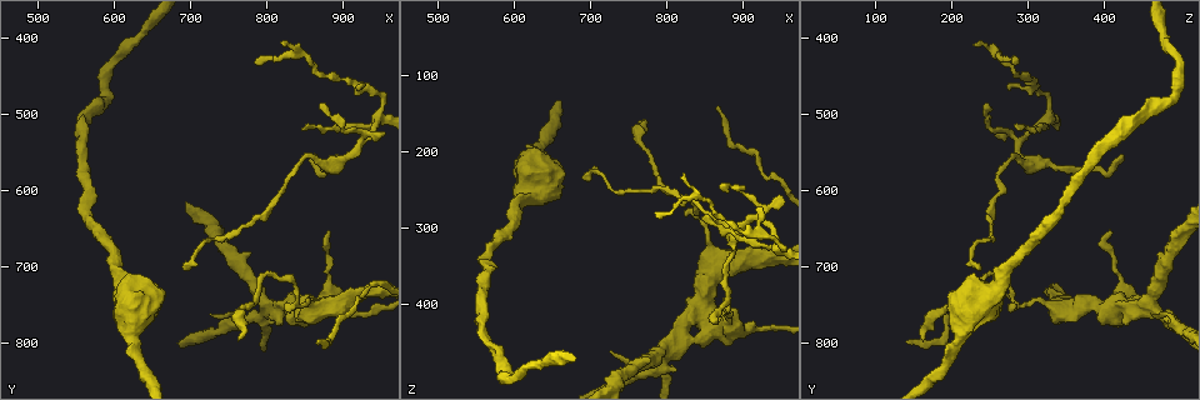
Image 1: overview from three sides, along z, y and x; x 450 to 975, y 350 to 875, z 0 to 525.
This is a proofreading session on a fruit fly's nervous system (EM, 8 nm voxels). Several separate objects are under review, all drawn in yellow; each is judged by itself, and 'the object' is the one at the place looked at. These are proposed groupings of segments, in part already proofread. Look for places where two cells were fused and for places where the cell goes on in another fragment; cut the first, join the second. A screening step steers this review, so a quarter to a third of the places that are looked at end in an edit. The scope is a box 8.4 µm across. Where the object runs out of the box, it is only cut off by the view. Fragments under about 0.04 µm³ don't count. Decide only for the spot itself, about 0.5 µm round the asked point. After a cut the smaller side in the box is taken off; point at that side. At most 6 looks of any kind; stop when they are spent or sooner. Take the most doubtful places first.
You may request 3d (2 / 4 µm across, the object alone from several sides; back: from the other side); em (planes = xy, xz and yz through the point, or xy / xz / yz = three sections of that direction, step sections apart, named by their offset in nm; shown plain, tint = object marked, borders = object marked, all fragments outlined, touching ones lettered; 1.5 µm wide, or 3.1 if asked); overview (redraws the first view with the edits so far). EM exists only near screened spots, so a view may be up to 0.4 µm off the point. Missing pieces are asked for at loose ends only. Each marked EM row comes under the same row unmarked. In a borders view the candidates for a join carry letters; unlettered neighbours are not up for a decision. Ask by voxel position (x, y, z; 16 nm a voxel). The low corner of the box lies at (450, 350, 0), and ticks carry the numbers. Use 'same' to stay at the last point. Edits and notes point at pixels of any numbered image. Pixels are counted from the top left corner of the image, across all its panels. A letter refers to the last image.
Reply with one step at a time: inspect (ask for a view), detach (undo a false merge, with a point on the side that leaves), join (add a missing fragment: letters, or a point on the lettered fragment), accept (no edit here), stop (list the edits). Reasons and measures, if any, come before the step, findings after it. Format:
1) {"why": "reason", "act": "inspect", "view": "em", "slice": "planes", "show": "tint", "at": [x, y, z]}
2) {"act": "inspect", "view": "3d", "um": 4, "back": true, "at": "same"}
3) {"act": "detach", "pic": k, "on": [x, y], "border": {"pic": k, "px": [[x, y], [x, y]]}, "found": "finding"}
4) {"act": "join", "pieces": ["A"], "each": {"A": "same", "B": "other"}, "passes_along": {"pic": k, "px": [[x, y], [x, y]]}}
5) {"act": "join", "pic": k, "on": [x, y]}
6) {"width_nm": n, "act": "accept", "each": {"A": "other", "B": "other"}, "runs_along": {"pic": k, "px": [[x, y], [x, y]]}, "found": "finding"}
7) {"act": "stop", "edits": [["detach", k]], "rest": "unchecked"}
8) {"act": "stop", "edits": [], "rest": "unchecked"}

{"why": "an open end", "act": "inspect", "view": "3d", "um": 2, "at": [725, 765, 460]}

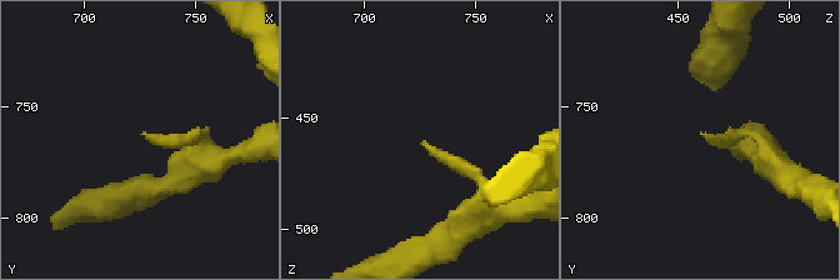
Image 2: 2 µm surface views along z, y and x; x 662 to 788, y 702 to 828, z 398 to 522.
{"why": "need the tissue", "act": "inspect", "view": "em", "slice": "yz", "step": 4, "show": "borders", "at": [727, 762, 462]}

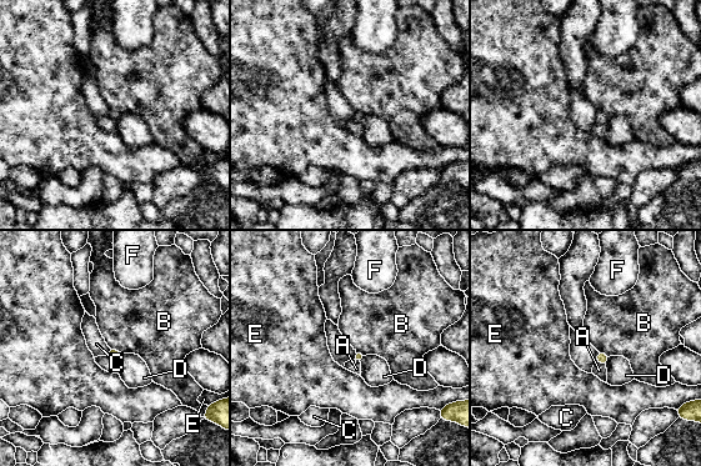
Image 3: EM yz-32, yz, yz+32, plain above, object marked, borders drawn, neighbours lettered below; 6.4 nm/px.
{"why": "another direction", "act": "inspect", "view": "em", "slice": "planes", "show": "borders", "at": "same"}

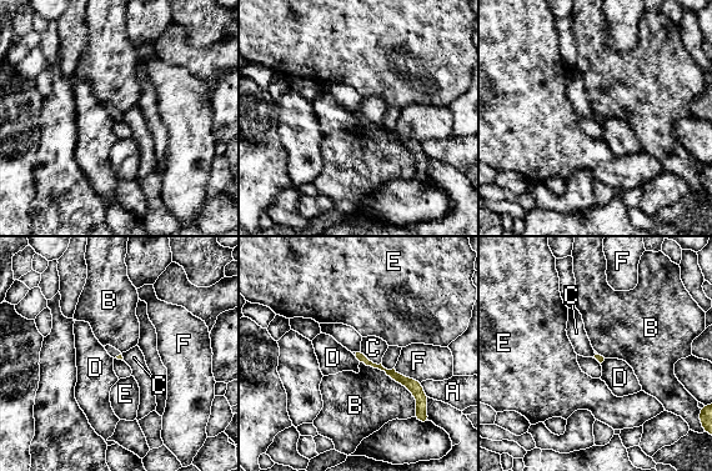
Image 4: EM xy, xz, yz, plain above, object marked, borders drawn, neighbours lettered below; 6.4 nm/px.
{"act": "accept", "each": {"A": "other", "B": "other", "C": "other", "D": "other", "E": "other", "F": "other"}, "runs_along": {"pic": 4, "px": [[359, 355], [406, 381], [420, 399]]}, "found": "no lettered fragment goes on from it"}

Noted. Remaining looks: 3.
{"why": "long arm stops here", "act": "inspect", "view": "em", "slice": "yz", "step": 4, "show": "tint", "at": [695, 710, 235]}

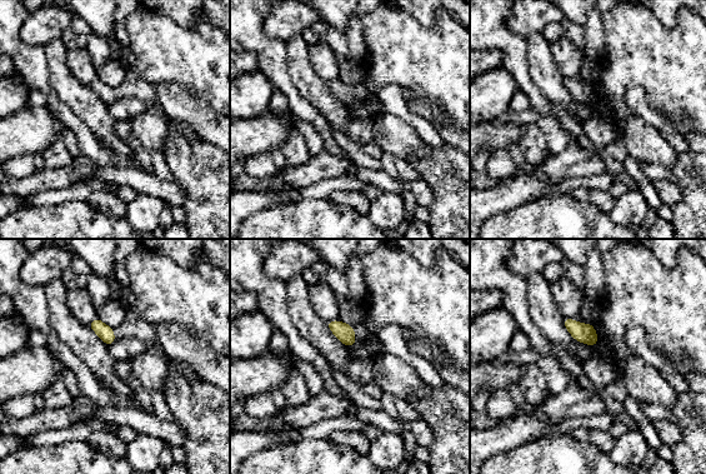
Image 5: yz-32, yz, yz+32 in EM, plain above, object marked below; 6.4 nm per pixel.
{"act": "inspect", "view": "em", "slice": "xy", "step": 8, "show": "borders", "at": "same"}

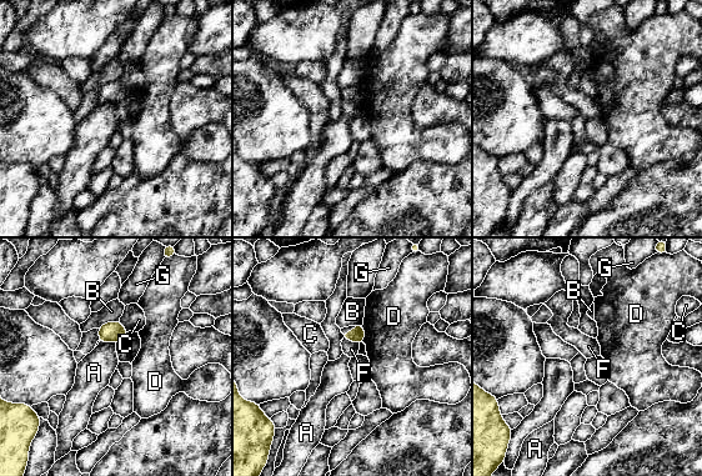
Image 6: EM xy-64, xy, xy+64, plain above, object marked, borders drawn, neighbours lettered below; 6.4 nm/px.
{"width_nm": 100, "act": "accept", "each": {"A": "other", "B": "other", "C": "other", "D": "other", "F": "other", "G": "other"}, "border": {"pic": 6, "px": [[342, 339], [355, 341], [359, 345]]}, "found": "no lettered fragment goes on from it"}

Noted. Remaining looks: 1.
{"act": "stop", "edits": [], "rest": "unchecked"}

